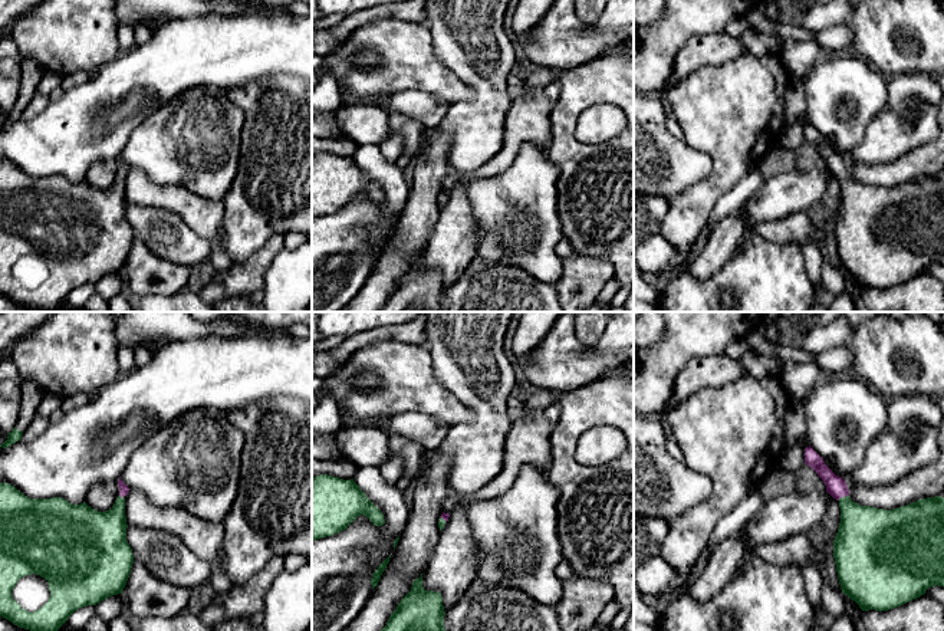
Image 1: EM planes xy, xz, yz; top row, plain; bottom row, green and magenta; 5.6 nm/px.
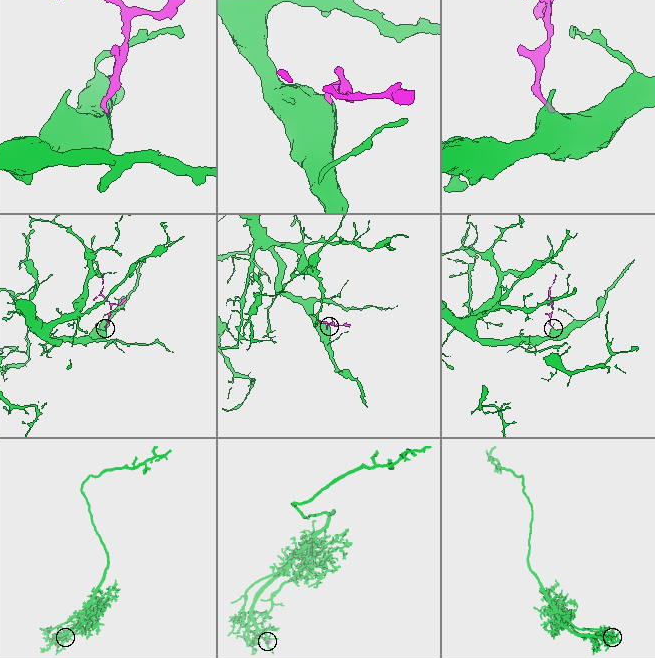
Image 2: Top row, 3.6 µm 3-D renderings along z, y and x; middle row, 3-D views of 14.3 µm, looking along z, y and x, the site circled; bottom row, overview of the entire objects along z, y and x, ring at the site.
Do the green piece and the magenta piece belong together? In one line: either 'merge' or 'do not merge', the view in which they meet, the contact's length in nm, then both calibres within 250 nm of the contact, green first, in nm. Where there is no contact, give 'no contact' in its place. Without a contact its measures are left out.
merge; contact in yz; length 60 nm; calibres 320 and 110 nm

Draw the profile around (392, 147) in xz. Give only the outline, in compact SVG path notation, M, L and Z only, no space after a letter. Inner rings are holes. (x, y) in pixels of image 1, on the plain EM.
M392 135L381 145L381 149L388 161L395 162L402 155L404 138Z

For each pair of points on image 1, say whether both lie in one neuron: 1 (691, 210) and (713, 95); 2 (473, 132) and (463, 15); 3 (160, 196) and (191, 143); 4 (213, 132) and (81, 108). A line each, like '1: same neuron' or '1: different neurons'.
1: same neuron
2: same neuron
3: different neurons
4: different neurons

